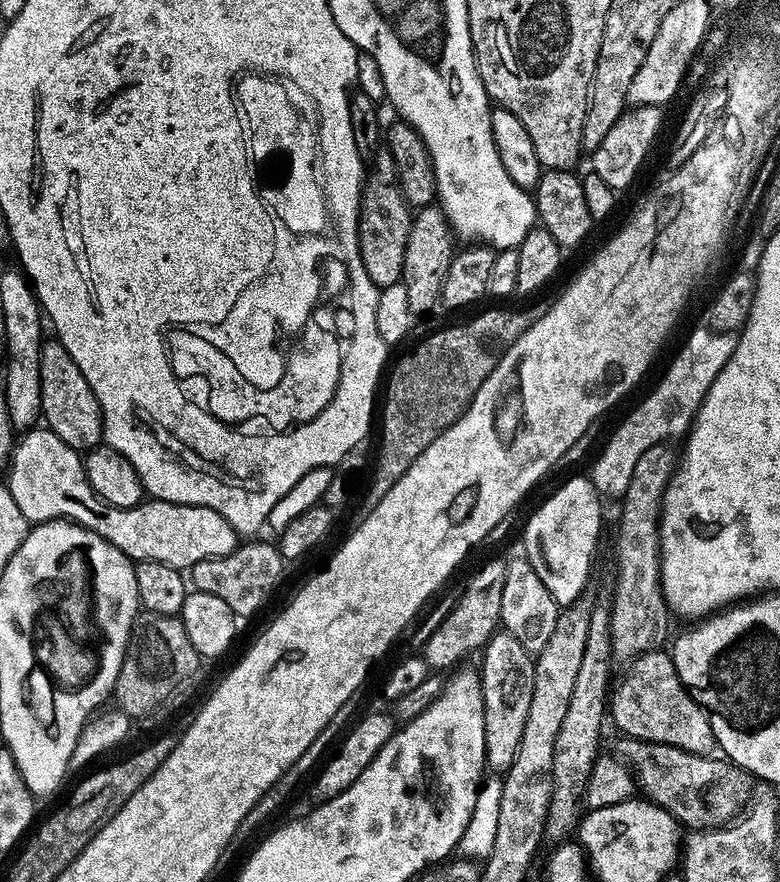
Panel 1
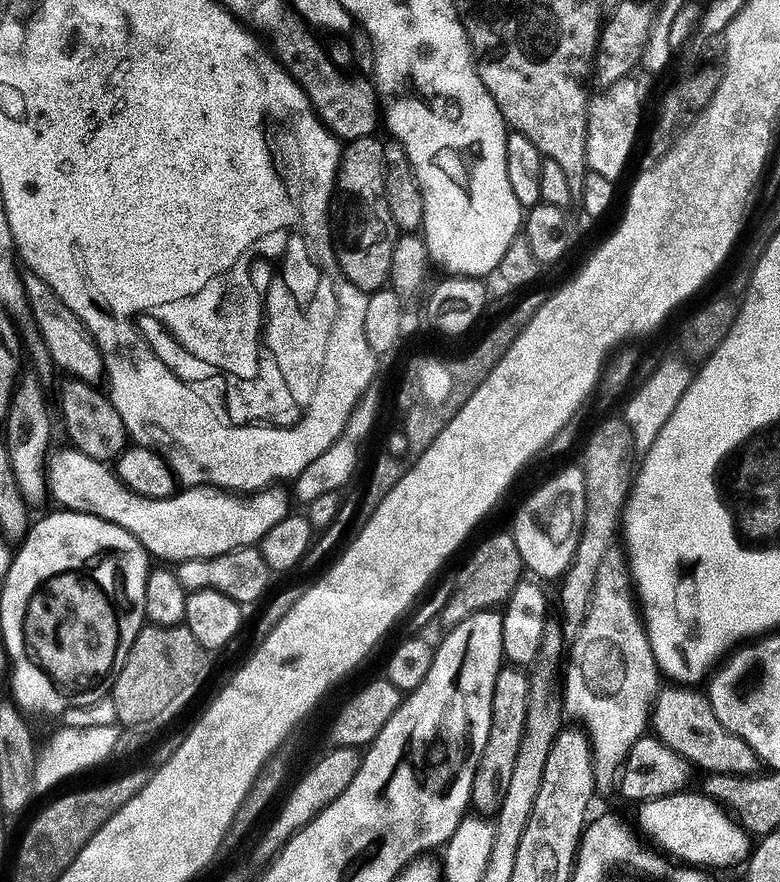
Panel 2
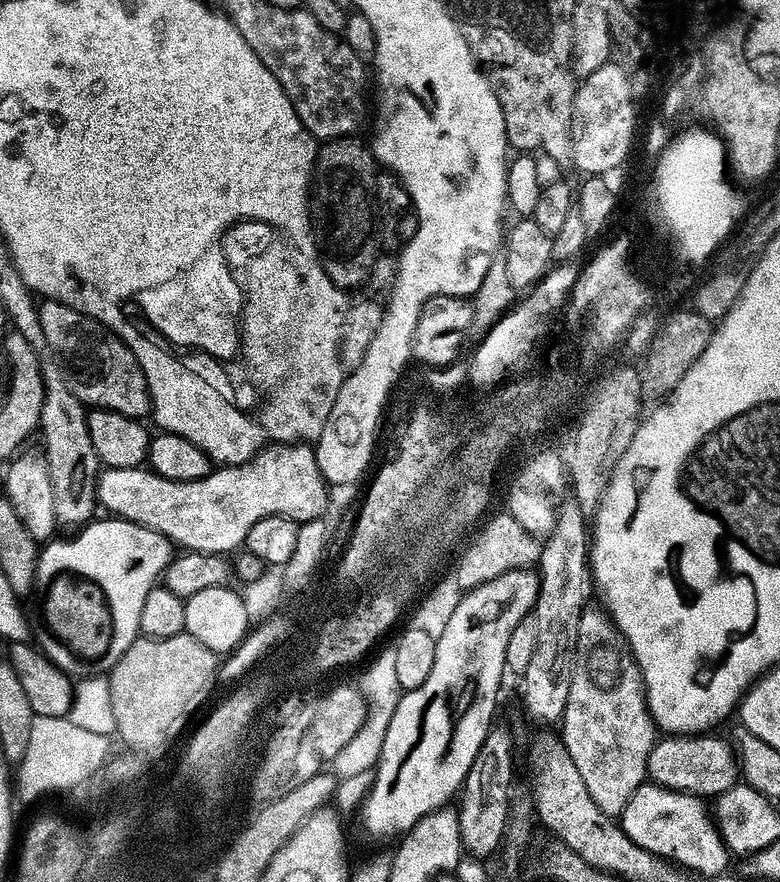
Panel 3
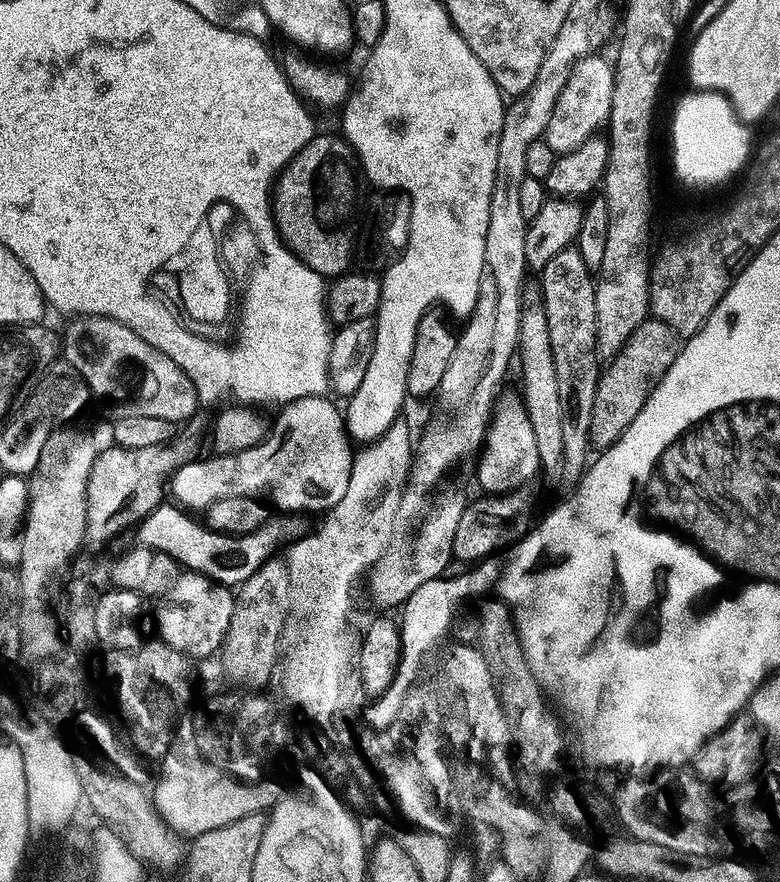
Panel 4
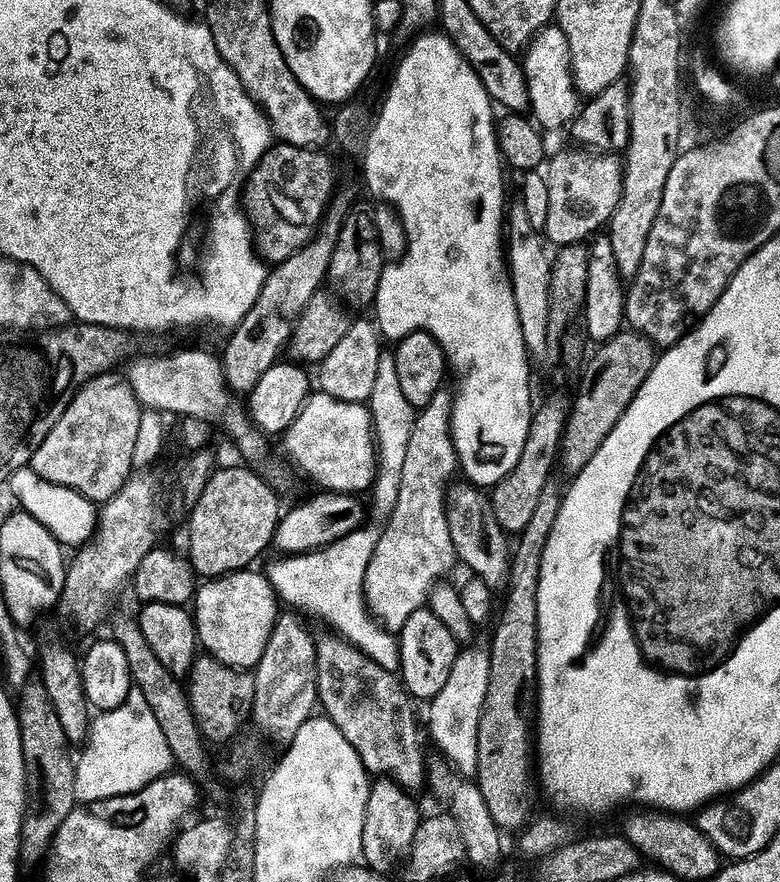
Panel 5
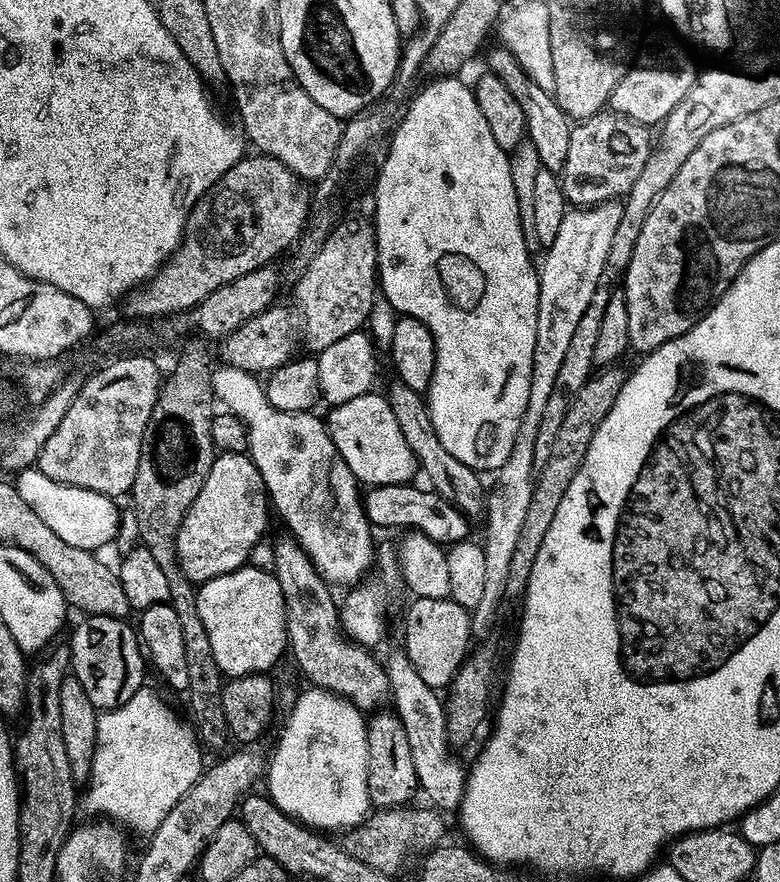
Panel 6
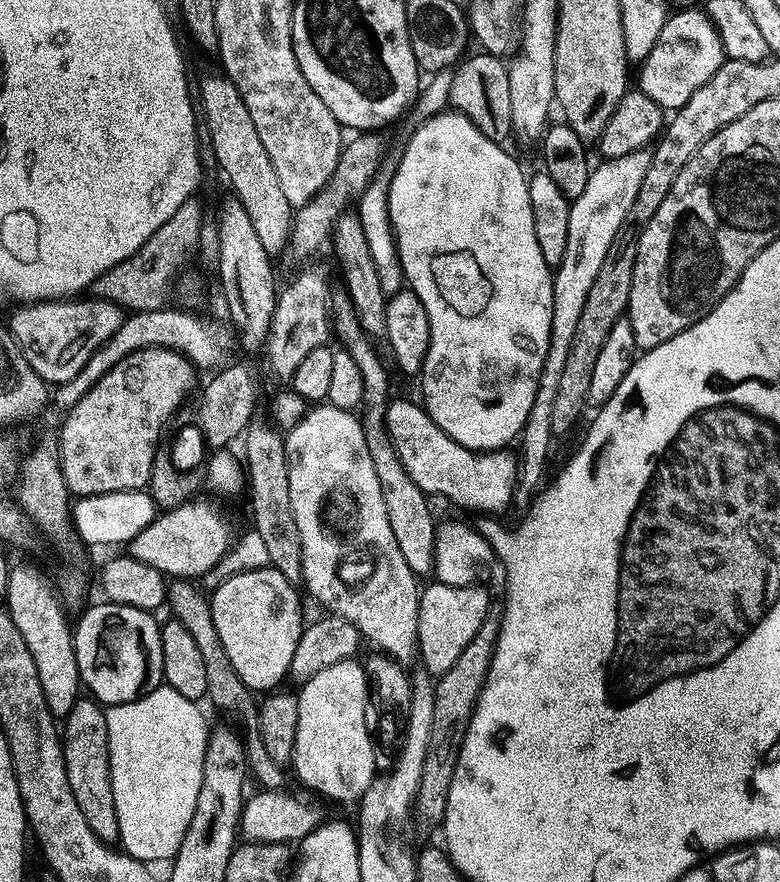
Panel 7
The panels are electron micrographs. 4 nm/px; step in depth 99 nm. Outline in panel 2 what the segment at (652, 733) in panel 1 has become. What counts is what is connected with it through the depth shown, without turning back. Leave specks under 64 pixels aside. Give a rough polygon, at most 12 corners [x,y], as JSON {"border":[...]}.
{"border":[[668,686],[650,728],[704,774],[751,776],[760,759],[703,691]]}

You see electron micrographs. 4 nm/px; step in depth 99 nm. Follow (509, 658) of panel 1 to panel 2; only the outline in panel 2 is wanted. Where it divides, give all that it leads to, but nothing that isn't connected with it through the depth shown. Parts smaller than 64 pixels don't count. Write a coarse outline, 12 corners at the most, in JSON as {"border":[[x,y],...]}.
{"border":[[505,666],[472,808],[499,813],[526,732],[529,673]]}

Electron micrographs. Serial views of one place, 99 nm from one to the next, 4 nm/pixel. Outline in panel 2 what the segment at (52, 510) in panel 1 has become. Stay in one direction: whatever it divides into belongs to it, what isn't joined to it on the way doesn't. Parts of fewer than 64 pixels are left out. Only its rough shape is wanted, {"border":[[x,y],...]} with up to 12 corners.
{"border":[[71,446],[61,509],[122,526],[160,562],[255,547],[289,516],[277,486],[151,500]]}

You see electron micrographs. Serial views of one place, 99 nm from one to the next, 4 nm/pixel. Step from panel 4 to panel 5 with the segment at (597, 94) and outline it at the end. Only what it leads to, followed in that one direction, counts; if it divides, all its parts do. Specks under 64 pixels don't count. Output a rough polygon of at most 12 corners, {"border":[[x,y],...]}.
{"border":[[544,28],[522,65],[543,131],[579,115],[569,42]]}

